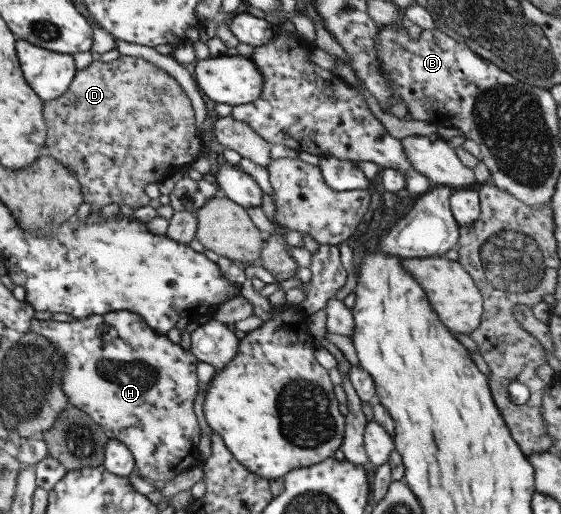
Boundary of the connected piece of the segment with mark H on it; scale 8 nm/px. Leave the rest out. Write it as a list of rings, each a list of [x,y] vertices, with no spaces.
[[[111,311],[71,322],[32,318],[28,332],[51,341],[59,356],[65,358],[60,377],[61,392],[65,394],[68,406],[88,414],[104,430],[108,439],[115,438],[126,445],[134,460],[134,474],[148,481],[159,479],[167,482],[198,463],[197,443],[202,433],[193,414],[198,361],[189,350],[183,351],[165,334],[155,333],[139,315],[130,311]]]

